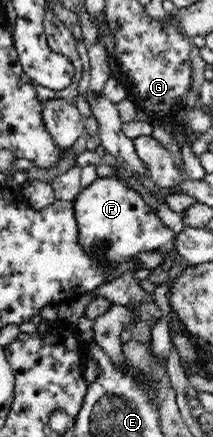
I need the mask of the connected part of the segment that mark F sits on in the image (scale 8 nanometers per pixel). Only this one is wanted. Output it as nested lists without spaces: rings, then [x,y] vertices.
[[[115,176],[98,177],[81,191],[72,201],[78,223],[78,243],[86,255],[105,266],[120,266],[141,252],[156,251],[176,238],[177,233],[162,223],[152,206],[148,206],[137,191]]]

